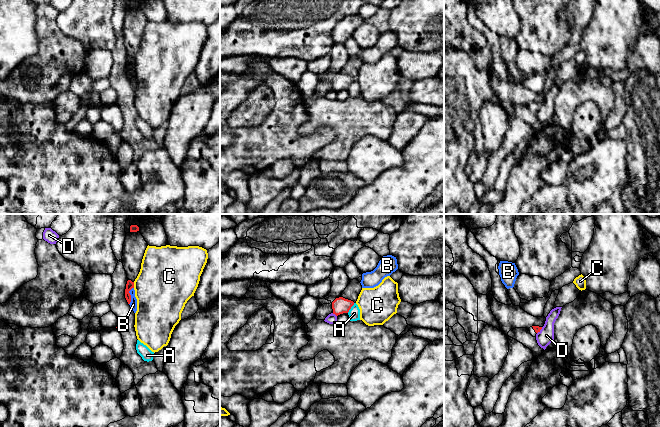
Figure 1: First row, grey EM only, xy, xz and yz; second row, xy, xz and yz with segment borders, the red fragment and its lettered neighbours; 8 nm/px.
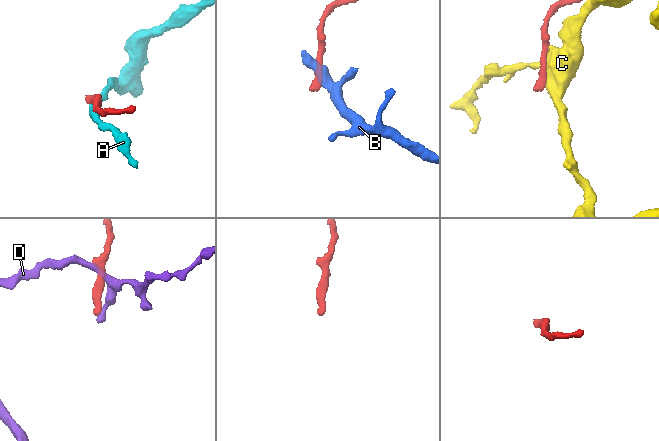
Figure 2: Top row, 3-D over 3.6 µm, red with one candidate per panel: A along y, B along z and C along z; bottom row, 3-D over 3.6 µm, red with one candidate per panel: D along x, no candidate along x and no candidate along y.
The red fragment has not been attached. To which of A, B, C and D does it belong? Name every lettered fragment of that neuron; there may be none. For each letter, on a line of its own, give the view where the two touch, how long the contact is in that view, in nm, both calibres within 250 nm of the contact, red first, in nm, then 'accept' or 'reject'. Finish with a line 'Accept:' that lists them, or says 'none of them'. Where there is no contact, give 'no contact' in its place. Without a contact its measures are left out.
A: xz | 100 nm | 130/100 nm | reject
B: xy | 150 nm | 60/60 nm | reject
C: xy | 50 nm | 60/460 nm | reject
D: xz | 50 nm | 130/80 nm | reject
Accept: none of them

